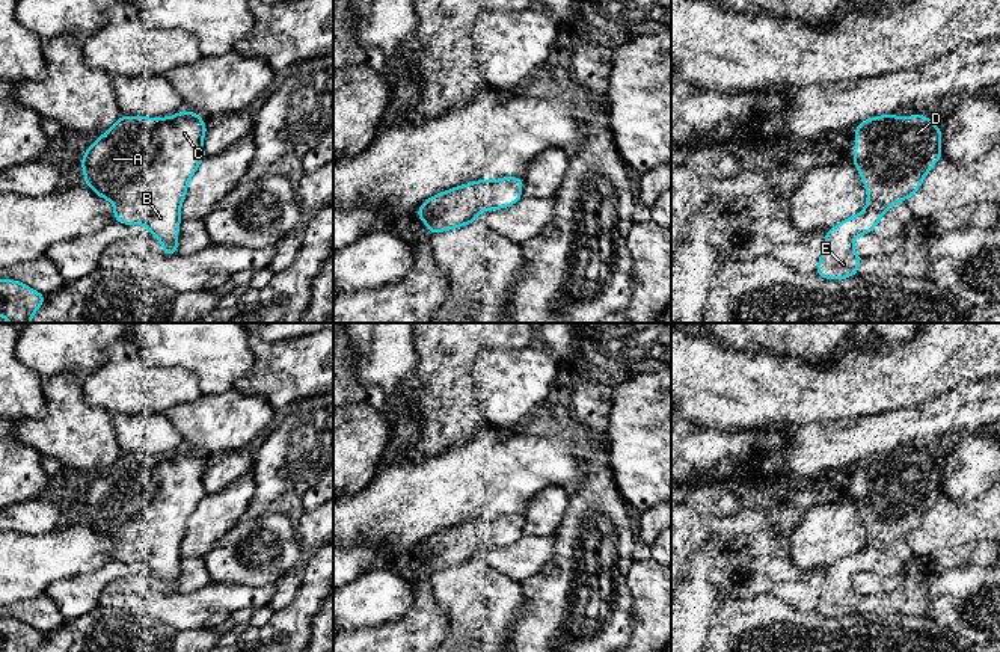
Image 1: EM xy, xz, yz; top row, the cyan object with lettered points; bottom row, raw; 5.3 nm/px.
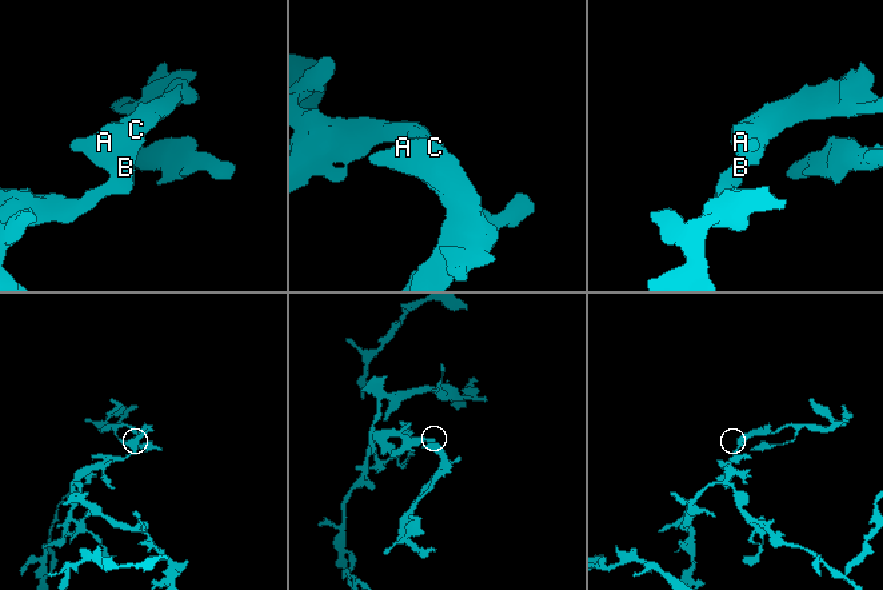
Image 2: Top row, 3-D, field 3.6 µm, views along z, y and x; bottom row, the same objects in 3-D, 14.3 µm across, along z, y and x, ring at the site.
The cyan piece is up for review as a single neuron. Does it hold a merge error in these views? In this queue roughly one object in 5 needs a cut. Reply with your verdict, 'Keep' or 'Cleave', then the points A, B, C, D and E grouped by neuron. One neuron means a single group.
Keep. Groups: A B C D E

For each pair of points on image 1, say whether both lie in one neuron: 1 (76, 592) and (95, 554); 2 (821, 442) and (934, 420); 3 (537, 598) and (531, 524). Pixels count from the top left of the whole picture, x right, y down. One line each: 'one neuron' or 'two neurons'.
1: two neurons
2: one neuron
3: two neurons

